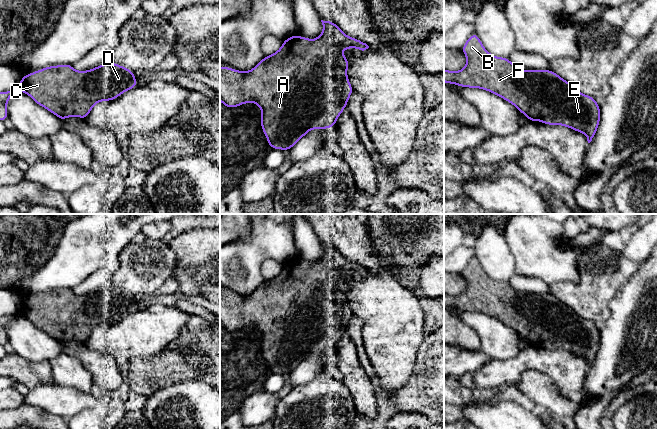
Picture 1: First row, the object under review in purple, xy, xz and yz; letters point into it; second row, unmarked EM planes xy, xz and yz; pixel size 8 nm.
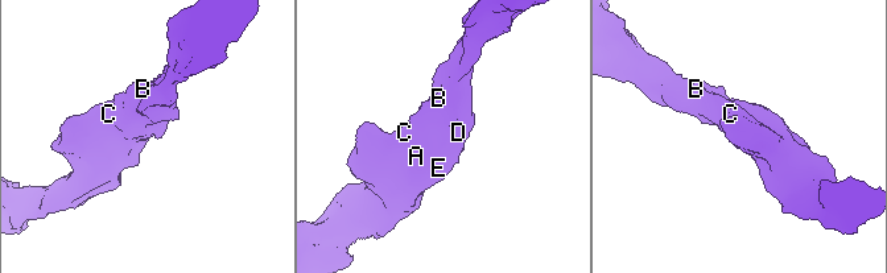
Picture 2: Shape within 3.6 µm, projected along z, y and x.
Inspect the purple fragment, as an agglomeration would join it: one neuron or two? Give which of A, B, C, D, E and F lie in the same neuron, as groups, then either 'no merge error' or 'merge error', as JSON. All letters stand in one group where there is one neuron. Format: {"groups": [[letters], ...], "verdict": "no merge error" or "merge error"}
{"groups": [["A", "B", "C", "D", "E", "F"]], "verdict": "no merge error"}

